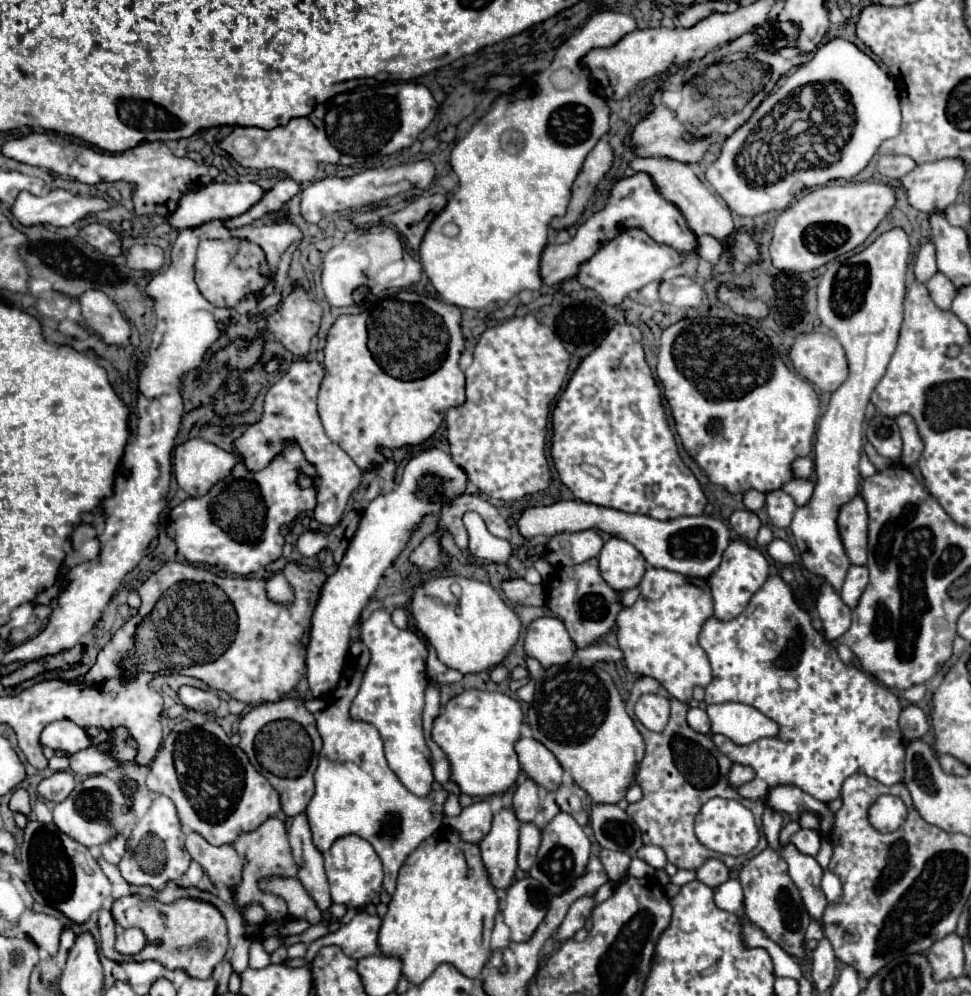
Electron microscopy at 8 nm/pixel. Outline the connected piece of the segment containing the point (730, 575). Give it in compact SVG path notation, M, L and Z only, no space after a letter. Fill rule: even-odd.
M741 539L729 543L729 547L723 553L723 561L719 569L709 577L709 585L715 601L715 617L719 621L731 621L739 617L743 609L749 605L751 597L757 593L757 589L767 581L767 577L769 577L769 563L757 547L751 547Z

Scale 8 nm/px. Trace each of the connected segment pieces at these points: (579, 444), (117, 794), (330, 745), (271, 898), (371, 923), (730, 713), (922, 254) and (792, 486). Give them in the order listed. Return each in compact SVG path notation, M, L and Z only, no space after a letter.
M615 325L601 345L581 361L553 411L551 455L561 483L585 503L625 513L639 513L661 521L681 515L703 515L707 505L699 481L679 457L675 437L667 425L665 409L661 405L661 391L645 363L641 331L635 325Z
M93 775L77 783L69 797L53 807L53 823L61 833L69 835L71 839L85 847L103 845L119 835L129 833L129 829L135 825L135 811L131 805L129 807L125 805L127 801L129 795L123 787L119 787L117 781L105 775Z
M347 661L337 689L325 697L325 709L313 713L317 731L323 739L323 749L315 771L315 795L309 801L305 815L313 833L313 843L319 851L327 851L335 839L345 835L359 835L375 847L385 873L381 903L389 903L399 867L407 855L441 827L441 807L447 793L435 789L433 801L413 795L389 769L379 731L369 723L353 721L349 717L351 701L361 685L363 665L363 661Z
M269 817L259 829L251 831L251 833L243 833L235 843L233 843L237 855L243 861L243 885L235 887L235 899L239 907L247 907L249 903L257 901L261 903L267 913L269 913L269 921L287 921L287 905L281 897L277 895L267 895L259 889L259 879L263 877L273 877L273 875L281 875L281 877L295 877L297 875L297 863L293 861L291 855L291 847L287 841L287 829L283 825L283 821L279 821L277 817Z
M357 913L347 925L341 925L335 933L329 933L313 943L313 949L325 945L337 945L347 957L363 959L379 953L377 933L381 927L381 919L369 913Z
M739 702L708 706L711 733L729 737L735 745L749 745L763 737L777 737L779 725L755 707Z
M925 243L917 255L915 261L915 277L921 283L927 283L933 275L937 273L937 263L935 263L935 245L933 243Z
M791 479L791 481L785 483L781 489L783 489L785 493L789 493L789 495L795 499L795 503L801 507L801 505L805 505L805 503L811 499L813 483L807 481L807 479Z

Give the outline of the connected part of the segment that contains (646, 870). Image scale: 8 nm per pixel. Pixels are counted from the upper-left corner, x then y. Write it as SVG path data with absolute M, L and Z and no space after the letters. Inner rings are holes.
M633 857L631 867L629 867L629 875L631 875L631 877L639 877L639 879L641 879L641 877L653 877L653 875L655 875L655 869L653 869L651 865L647 865L645 861Z

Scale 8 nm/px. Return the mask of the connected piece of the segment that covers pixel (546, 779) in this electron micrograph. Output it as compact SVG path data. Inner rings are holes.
M521 737L515 745L515 751L519 757L521 769L539 787L543 787L545 791L557 791L561 787L563 769L559 761L555 761L555 755L543 743Z

